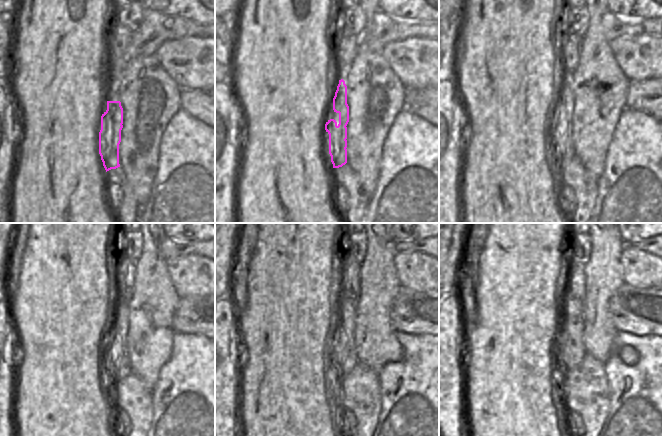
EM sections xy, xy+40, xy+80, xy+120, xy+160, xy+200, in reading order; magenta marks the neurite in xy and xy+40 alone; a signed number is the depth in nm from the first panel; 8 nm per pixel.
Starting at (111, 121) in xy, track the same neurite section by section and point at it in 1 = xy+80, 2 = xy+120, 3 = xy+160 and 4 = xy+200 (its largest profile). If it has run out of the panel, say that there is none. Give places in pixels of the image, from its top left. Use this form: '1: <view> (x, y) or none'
1: xy+80 (563, 140)
2: xy+120 (119, 361)
3: xy+160 (345, 358)
4: xy+200 (571, 348)

